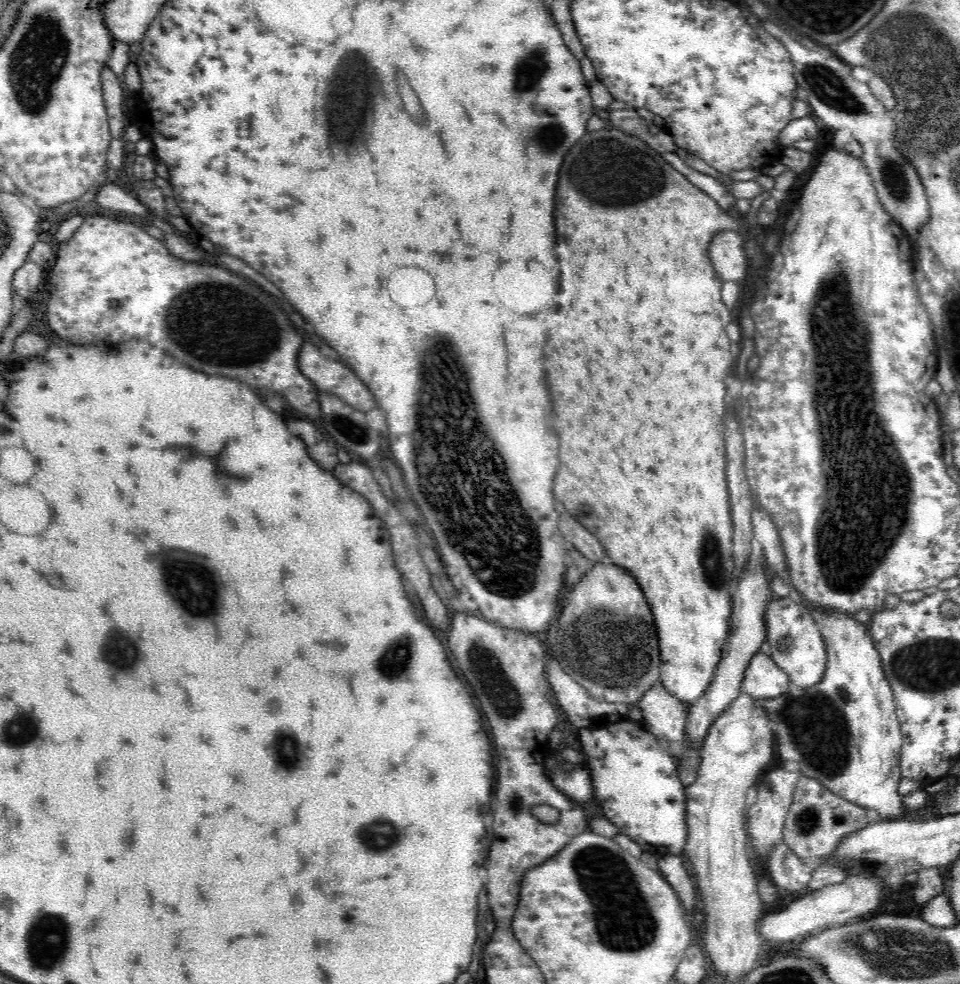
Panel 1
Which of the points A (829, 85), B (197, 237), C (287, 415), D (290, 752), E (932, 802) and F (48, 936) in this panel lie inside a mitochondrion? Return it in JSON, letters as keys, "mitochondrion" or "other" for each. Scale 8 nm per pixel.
{"A":"mitochondrion","B":"other","C":"other","D":"mitochondrion","E":"other","F":"mitochondrion"}

